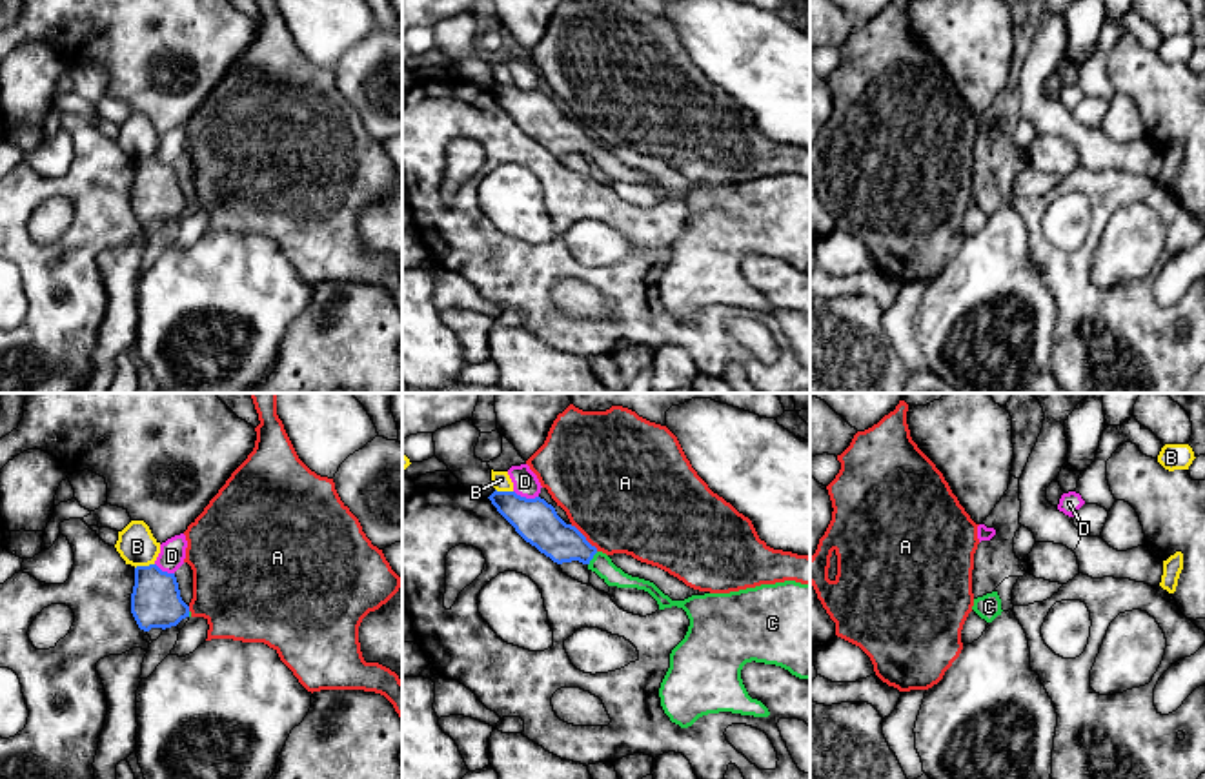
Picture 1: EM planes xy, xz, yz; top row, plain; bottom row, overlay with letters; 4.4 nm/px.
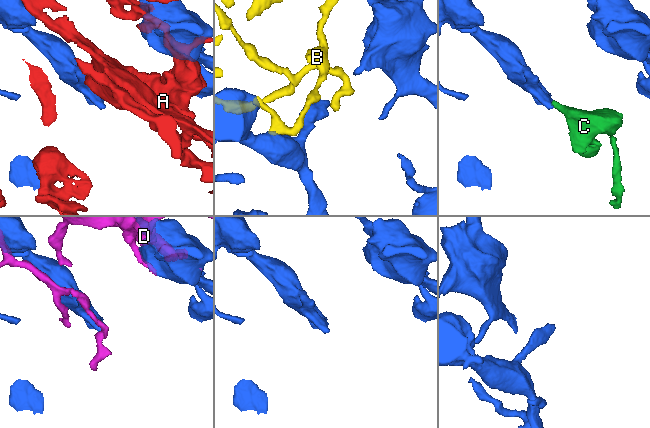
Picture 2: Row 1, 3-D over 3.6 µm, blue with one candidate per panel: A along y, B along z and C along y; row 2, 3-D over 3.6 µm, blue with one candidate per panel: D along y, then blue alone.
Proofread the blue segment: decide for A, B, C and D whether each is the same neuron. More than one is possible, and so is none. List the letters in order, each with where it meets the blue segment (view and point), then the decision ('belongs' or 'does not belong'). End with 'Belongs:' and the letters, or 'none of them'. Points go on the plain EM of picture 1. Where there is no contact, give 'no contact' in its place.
A: contact xz (585, 130); does not belong
B: contact xy (144, 159); does not belong
C: contact xz (592, 150); belongs
D: contact xz (525, 90); does not belong
Belongs: C

